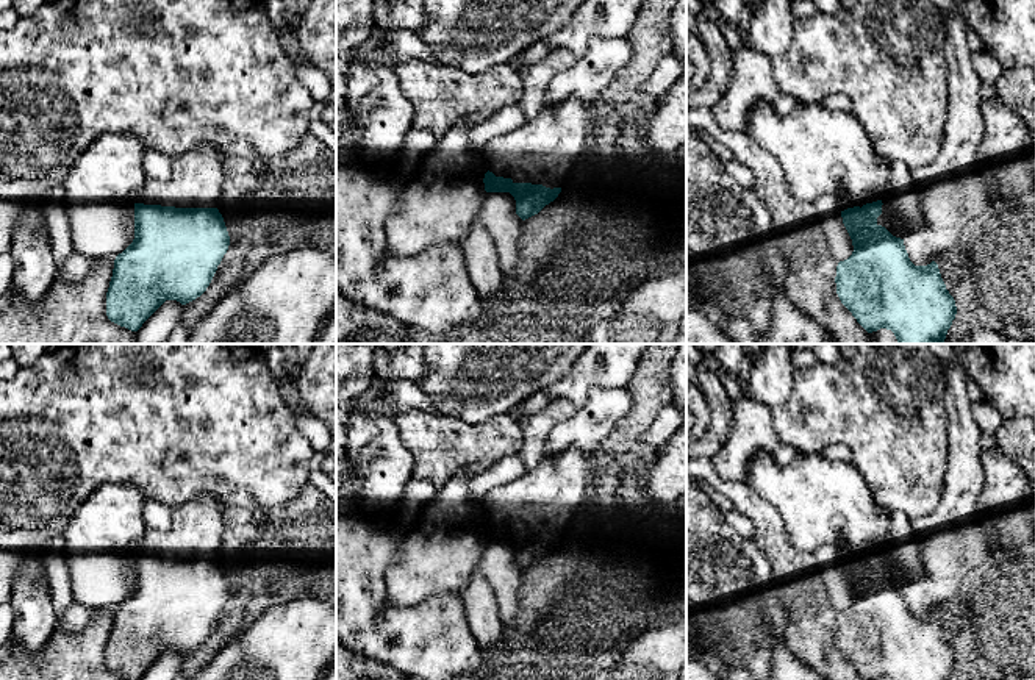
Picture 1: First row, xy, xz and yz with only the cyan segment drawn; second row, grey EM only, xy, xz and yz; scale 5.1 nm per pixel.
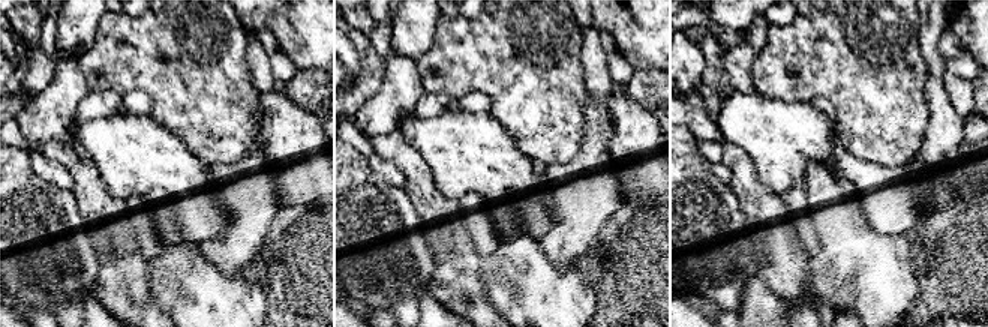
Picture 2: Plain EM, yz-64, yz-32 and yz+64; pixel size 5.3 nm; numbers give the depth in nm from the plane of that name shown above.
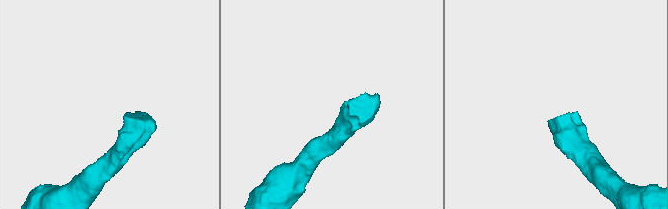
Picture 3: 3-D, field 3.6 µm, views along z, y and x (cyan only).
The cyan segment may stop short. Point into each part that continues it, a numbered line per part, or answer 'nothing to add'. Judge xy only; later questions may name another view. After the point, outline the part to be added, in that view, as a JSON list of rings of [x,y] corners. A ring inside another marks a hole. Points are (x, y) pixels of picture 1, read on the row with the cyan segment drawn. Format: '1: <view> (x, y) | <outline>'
1: xy (197, 175) | [[[203,142],[172,159],[169,180],[147,180],[136,194],[136,203],[217,208],[222,202],[224,177],[225,155]]]

